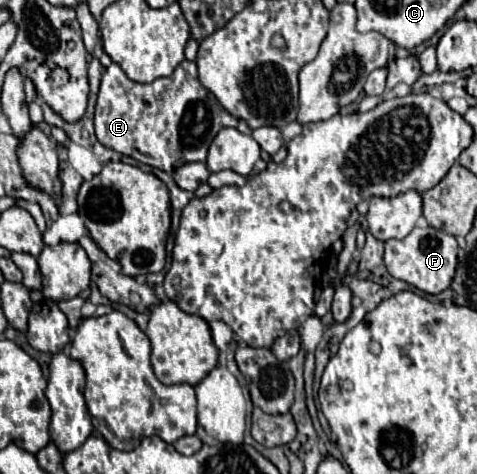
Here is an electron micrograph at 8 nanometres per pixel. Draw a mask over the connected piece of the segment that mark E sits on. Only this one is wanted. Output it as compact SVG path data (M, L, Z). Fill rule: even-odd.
M183 60L171 76L151 84L129 80L121 66L113 62L101 78L95 118L97 140L103 146L169 174L181 164L205 162L215 134L225 126L237 126L237 118L201 86L197 64L191 60Z

